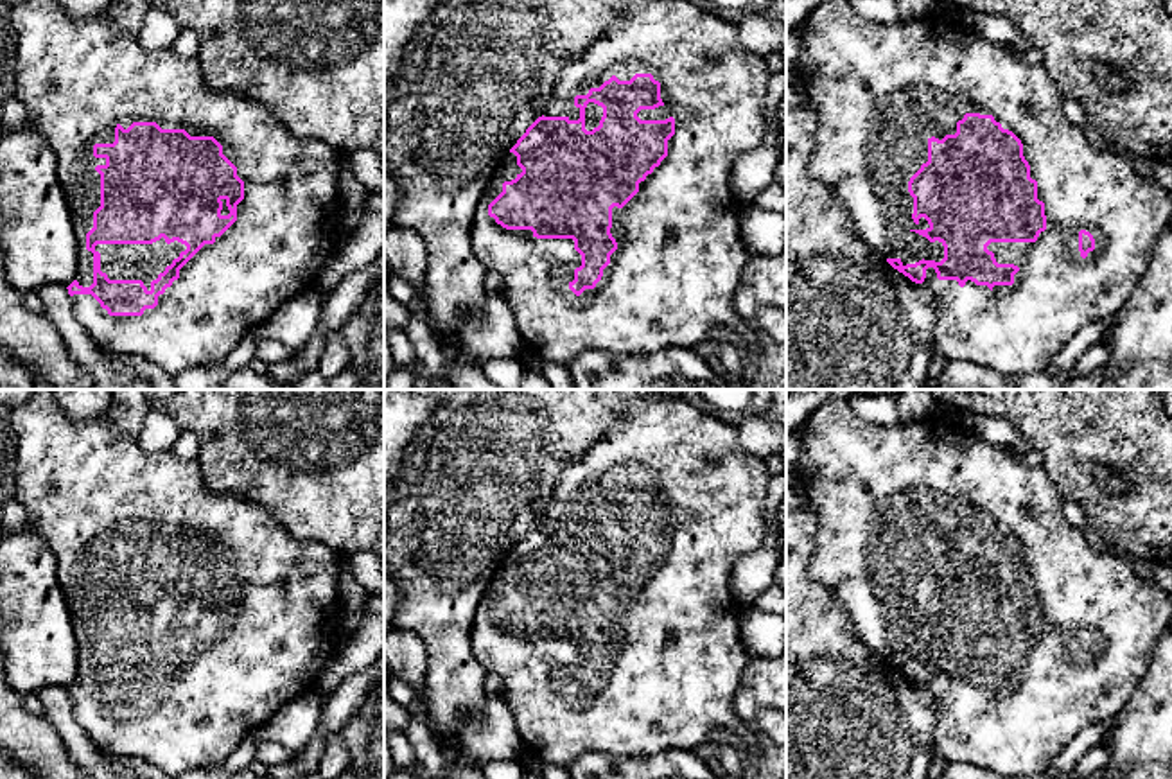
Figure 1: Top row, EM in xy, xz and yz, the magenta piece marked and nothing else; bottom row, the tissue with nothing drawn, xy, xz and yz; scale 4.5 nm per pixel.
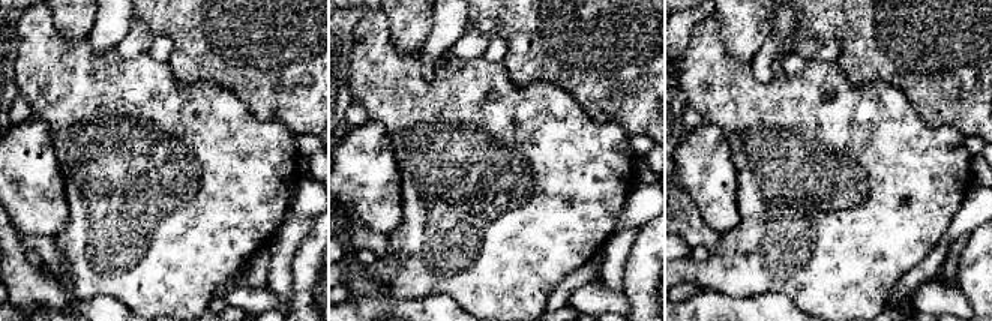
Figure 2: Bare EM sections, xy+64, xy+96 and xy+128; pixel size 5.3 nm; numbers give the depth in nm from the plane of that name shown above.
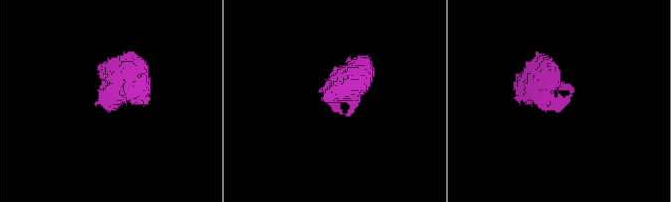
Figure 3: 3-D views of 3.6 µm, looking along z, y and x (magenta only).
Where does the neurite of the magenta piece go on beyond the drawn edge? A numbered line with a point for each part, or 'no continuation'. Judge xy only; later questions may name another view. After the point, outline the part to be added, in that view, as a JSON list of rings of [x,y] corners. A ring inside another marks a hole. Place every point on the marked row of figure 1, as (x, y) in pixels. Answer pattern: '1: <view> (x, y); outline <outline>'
1: xy (78, 79); outline [[[25,0],[11,9],[11,25],[16,34],[13,97],[25,104],[27,124],[54,149],[59,183],[79,244],[75,275],[79,285],[93,284],[93,253],[86,249],[86,233],[93,228],[93,212],[101,206],[101,174],[95,167],[106,165],[106,158],[93,156],[93,145],[113,144],[118,124],[127,129],[133,122],[156,122],[162,129],[214,136],[244,181],[237,221],[179,269],[179,278],[158,296],[154,309],[145,309],[142,316],[109,316],[92,294],[72,296],[75,319],[102,350],[144,357],[172,375],[196,366],[215,366],[224,363],[235,346],[285,302],[314,287],[318,275],[341,242],[345,208],[337,178],[343,156],[336,149],[319,140],[294,136],[271,109],[241,93],[212,90],[201,75],[197,57],[179,57],[172,48],[145,52],[136,34],[126,34],[115,27],[108,11],[77,20],[65,13],[57,0]]]

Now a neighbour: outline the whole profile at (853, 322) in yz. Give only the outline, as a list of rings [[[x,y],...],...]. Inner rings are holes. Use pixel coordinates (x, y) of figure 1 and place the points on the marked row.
[[[786,109],[786,390],[924,390],[935,355],[931,296],[870,251],[831,190],[809,176],[815,144],[813,109]]]

